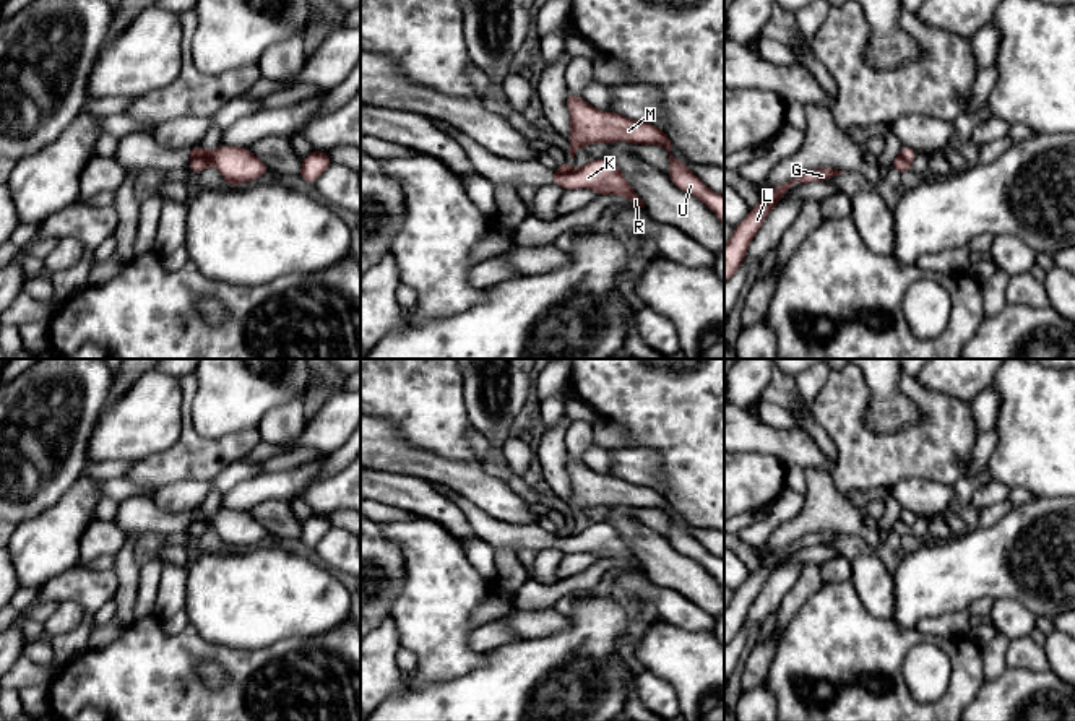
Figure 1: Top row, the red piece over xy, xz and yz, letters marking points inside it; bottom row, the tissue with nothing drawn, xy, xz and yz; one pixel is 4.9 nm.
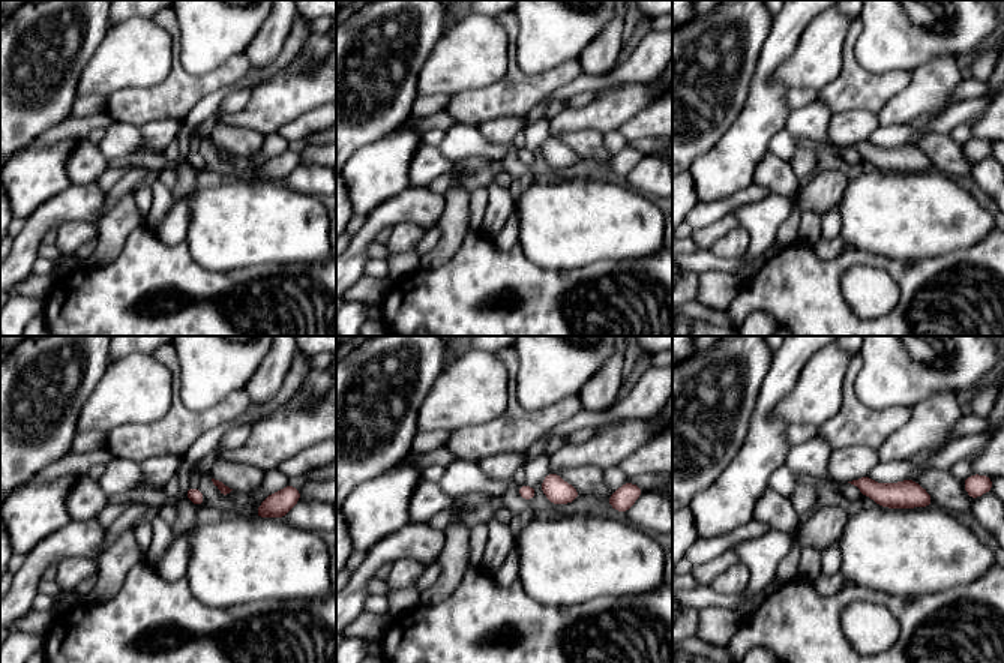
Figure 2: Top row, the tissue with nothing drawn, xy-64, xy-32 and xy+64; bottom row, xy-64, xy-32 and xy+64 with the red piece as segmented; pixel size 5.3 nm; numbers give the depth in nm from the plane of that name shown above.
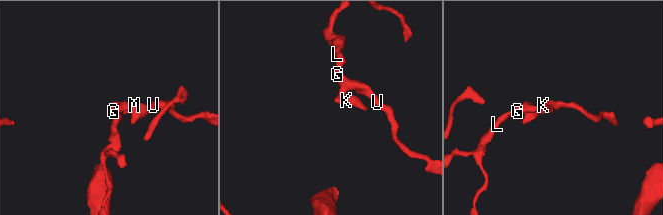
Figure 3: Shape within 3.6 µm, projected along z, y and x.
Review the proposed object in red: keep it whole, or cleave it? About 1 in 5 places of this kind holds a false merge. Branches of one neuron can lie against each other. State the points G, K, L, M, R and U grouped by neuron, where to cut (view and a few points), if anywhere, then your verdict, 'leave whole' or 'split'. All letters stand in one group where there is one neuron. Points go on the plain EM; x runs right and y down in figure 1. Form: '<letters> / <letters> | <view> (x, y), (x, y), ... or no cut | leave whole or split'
G L M U / K R | xy (192, 522), (205, 522), (210, 526) | split

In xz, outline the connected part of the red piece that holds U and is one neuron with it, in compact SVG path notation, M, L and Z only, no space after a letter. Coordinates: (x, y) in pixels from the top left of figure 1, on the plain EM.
M570 456L567 458L567 471L570 476L570 505L567 508L572 521L578 513L594 507L627 505L661 510L669 516L667 539L672 547L705 567L724 591L724 559L710 554L689 529L672 520L671 503L661 492L617 476L602 476Z

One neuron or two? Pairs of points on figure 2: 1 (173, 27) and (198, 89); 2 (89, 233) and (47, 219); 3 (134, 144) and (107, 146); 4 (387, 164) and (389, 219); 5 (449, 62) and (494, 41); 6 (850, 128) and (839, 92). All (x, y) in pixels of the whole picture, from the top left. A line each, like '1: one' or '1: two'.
1: one
2: two
3: one
4: two
5: one
6: two

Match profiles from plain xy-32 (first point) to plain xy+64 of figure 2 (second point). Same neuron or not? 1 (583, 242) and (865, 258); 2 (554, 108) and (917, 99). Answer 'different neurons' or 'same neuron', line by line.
1: different neurons
2: same neuron

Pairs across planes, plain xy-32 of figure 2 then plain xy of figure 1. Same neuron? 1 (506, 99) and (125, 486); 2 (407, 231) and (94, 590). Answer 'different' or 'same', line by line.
1: different
2: different

